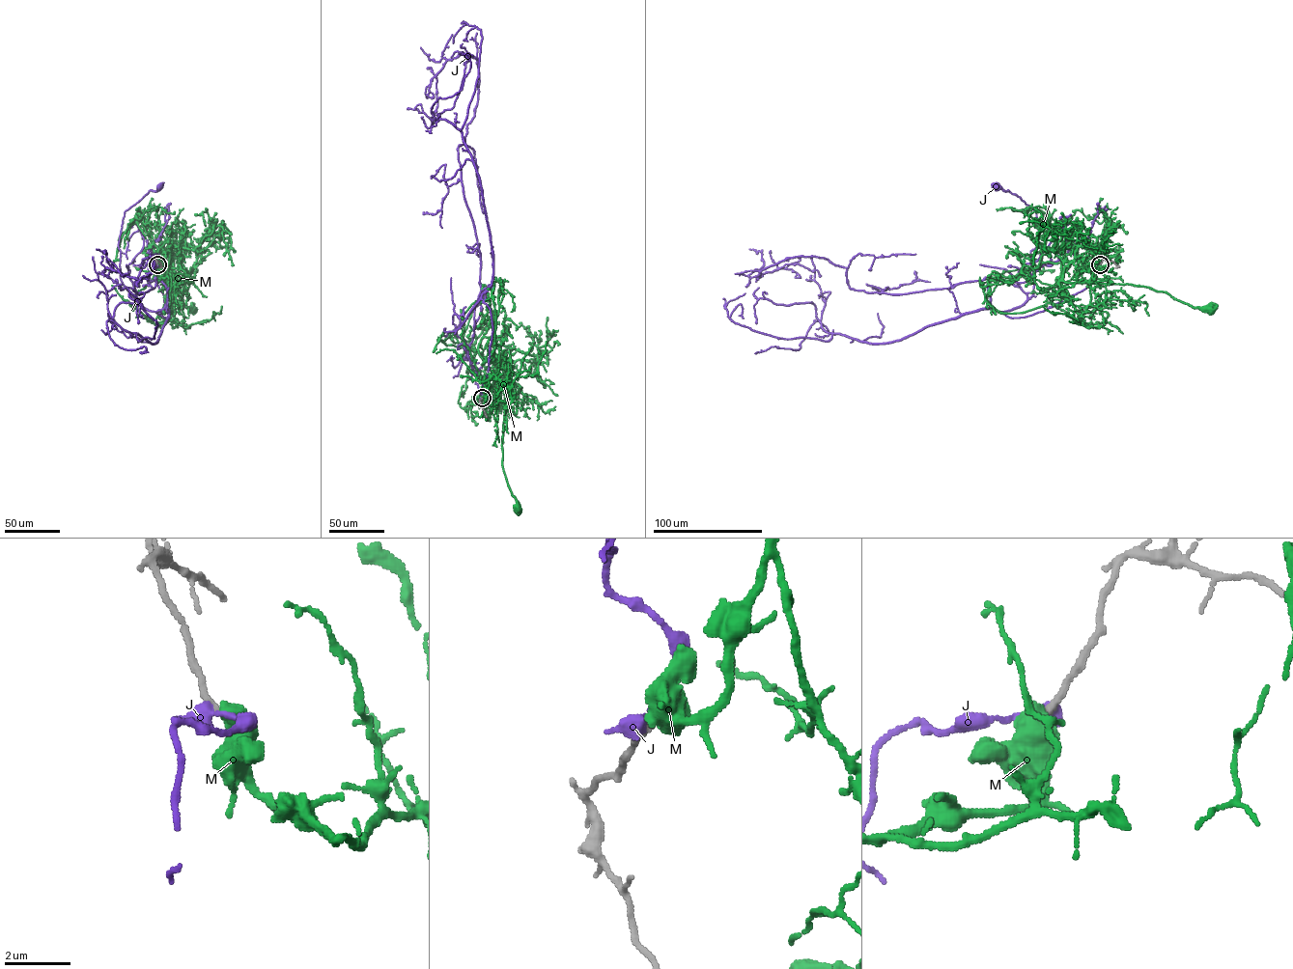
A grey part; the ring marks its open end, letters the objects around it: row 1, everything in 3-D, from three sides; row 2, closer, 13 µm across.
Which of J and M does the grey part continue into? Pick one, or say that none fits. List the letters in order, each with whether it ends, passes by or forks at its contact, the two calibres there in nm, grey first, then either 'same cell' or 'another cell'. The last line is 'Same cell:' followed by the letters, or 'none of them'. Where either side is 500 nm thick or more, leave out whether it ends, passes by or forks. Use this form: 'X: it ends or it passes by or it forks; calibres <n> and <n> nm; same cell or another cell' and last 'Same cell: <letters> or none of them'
J: calibres 240 and 500 nm; another cell
M: calibres 200 and 650 nm; same cell
Same cell: M

